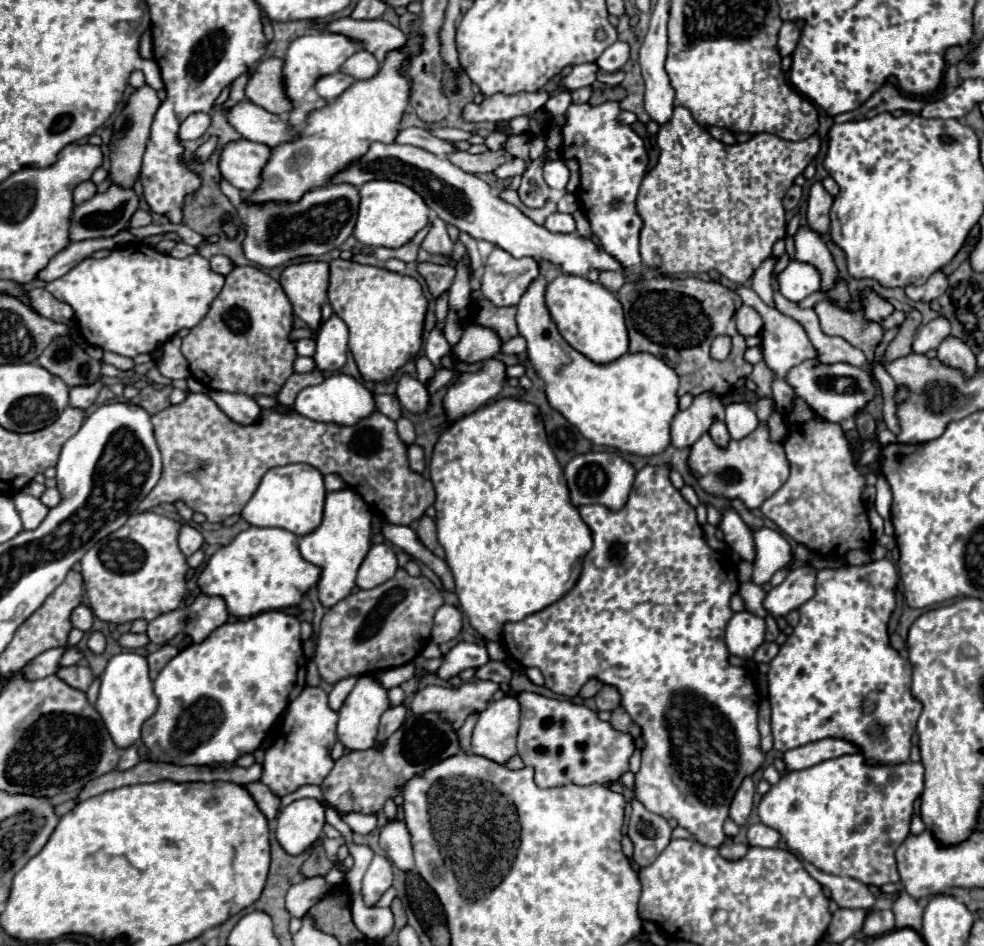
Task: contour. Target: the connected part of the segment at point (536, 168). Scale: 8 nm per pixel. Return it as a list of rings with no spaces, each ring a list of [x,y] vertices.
[[[538,158],[522,174],[518,196],[528,208],[542,208],[550,198],[550,188],[542,178],[542,164],[544,158]]]

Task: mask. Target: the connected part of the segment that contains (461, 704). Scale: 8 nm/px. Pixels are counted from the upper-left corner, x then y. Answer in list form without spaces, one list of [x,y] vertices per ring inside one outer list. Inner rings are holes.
[[[472,680],[458,688],[452,686],[426,686],[416,692],[410,702],[414,714],[440,712],[454,730],[458,730],[468,714],[482,712],[488,706],[488,700],[500,686],[490,680]]]

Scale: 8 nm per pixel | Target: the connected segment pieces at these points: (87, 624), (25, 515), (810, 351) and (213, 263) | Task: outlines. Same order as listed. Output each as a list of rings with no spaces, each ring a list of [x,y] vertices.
[[[80,604],[80,606],[76,606],[76,608],[72,610],[72,616],[70,616],[70,620],[72,620],[72,624],[74,624],[76,628],[80,628],[82,632],[90,632],[94,616],[92,616],[92,610],[90,610],[88,606]]]
[[[18,492],[14,496],[14,502],[16,502],[16,510],[18,510],[26,530],[34,530],[48,514],[48,506],[44,506],[40,502],[40,498],[34,498],[26,492]]]
[[[738,288],[736,292],[740,294],[742,302],[748,304],[748,306],[752,306],[752,308],[762,316],[762,320],[764,320],[764,328],[762,328],[762,338],[764,338],[764,340],[762,340],[762,352],[764,352],[764,362],[768,364],[768,368],[772,368],[772,370],[776,372],[776,376],[782,378],[782,376],[786,376],[786,372],[788,372],[792,366],[800,364],[802,360],[816,358],[816,350],[814,350],[812,342],[808,340],[804,328],[802,328],[794,318],[780,314],[780,312],[778,312],[776,308],[772,308],[772,306],[766,306],[766,304],[760,300],[760,296],[758,296],[752,288]]]
[[[216,256],[216,258],[210,258],[210,268],[212,268],[214,272],[226,276],[226,274],[234,268],[234,264],[232,264],[232,260],[226,258],[226,256]]]

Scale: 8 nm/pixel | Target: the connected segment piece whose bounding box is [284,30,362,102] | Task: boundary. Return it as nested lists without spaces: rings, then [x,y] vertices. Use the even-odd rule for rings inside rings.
[[[322,30],[322,32],[316,32],[316,34],[308,34],[308,36],[296,38],[290,44],[290,48],[286,52],[286,60],[284,60],[284,86],[286,86],[288,98],[292,102],[298,102],[308,92],[308,88],[314,86],[314,82],[320,76],[338,72],[340,66],[354,52],[358,52],[360,48],[362,48],[362,44],[358,40],[350,40],[348,36],[336,34],[336,32],[330,32],[330,30]]]

